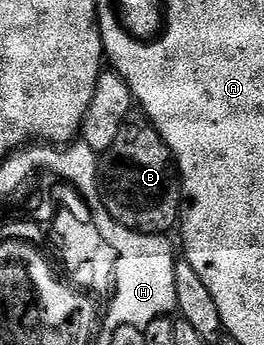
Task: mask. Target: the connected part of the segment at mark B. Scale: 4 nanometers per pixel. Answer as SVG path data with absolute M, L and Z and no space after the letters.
M146 119L135 120L128 120L123 126L121 135L117 135L113 147L109 147L109 151L102 154L97 188L108 211L115 214L117 223L138 233L167 235L170 234L170 229L174 225L176 228L181 221L181 206L184 200L179 170L175 164L175 157L171 154L171 148L164 143L151 122Z

